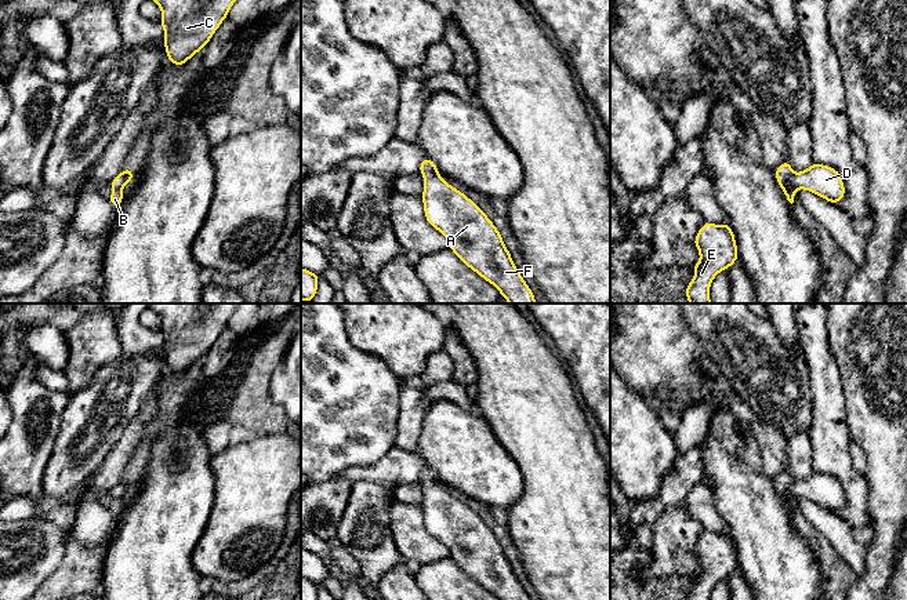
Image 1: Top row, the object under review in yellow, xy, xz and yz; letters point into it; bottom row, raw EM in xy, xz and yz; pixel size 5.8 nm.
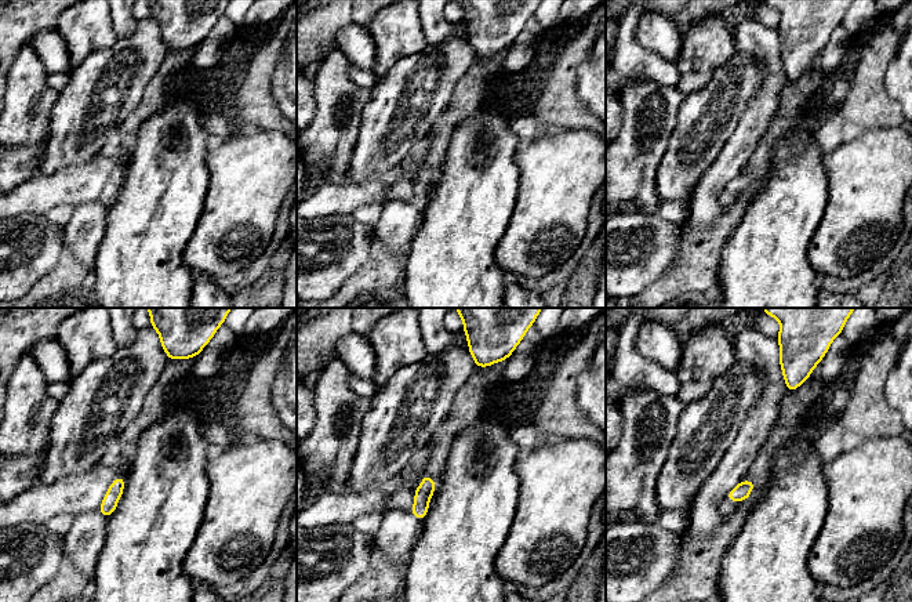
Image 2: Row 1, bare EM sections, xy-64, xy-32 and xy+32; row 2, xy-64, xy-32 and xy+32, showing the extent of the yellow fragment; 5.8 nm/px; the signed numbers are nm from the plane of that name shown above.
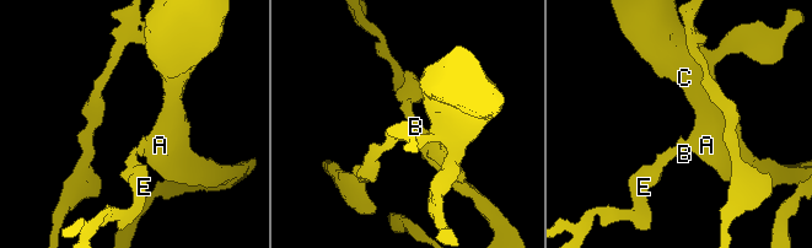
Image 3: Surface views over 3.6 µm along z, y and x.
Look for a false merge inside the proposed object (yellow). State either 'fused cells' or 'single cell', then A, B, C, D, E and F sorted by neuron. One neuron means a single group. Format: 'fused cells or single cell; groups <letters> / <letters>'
single cell; groups A B C D E F

